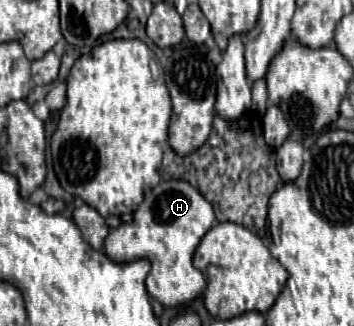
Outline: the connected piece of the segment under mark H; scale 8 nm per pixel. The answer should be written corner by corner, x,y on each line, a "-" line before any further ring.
183,180
159,182
143,204
133,212
133,222
113,228
105,240
105,254
113,262
133,262
145,258
151,262
147,292
163,306
175,308
187,304
205,292
205,276
193,266
193,252
201,238
213,228
215,214
211,204

